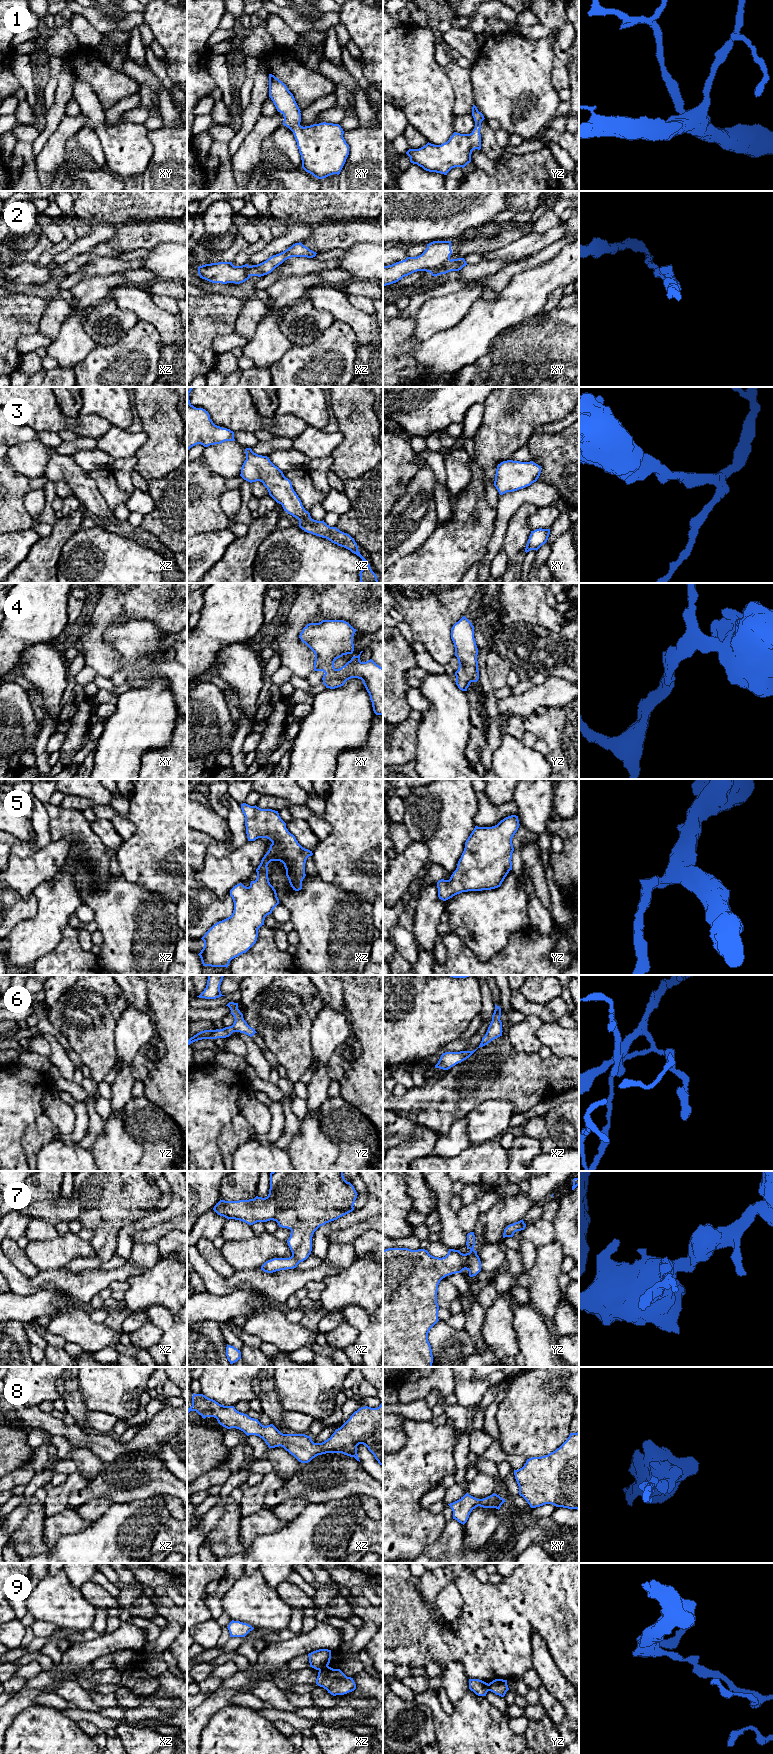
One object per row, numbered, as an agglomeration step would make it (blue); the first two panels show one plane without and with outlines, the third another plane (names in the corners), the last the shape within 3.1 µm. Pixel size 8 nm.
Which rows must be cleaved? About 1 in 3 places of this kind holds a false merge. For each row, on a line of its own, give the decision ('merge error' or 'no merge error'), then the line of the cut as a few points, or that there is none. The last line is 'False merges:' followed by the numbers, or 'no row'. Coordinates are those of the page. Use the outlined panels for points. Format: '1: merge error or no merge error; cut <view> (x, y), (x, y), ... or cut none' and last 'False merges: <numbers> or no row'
1: no merge error; cut none
2: merge error; cut xy (450, 259), (431, 273)
3: no merge error; cut none
4: no merge error; cut none
5: no merge error; cut none
6: no merge error; cut none
7: no merge error; cut none
8: no merge error; cut none
9: merge error; cut xz (327, 1665), (319, 1670)
False merges: 2, 9

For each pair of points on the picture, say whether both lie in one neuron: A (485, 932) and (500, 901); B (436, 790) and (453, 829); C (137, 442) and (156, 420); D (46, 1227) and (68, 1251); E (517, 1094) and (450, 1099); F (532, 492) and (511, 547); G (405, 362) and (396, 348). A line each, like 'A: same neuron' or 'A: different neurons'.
A: same neuron
B: same neuron
C: different neurons
D: different neurons
E: same neuron
F: different neurons
G: different neurons

